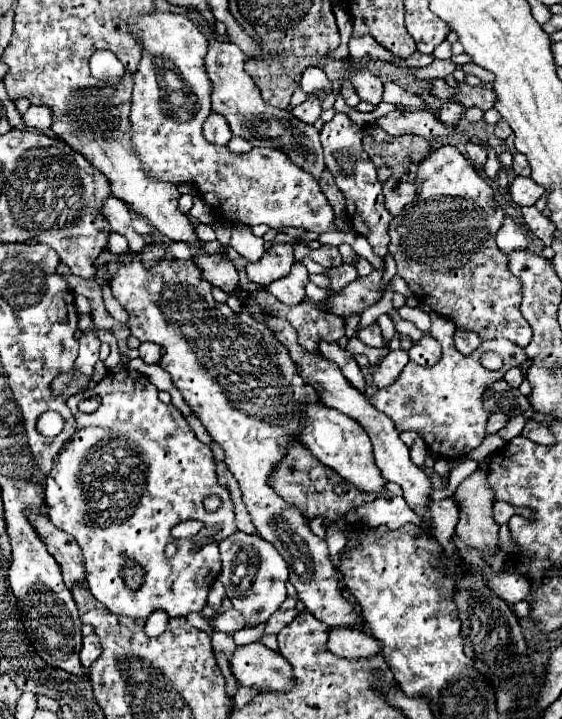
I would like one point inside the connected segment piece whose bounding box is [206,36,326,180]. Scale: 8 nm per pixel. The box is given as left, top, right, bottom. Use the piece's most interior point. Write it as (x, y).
(234, 94)

